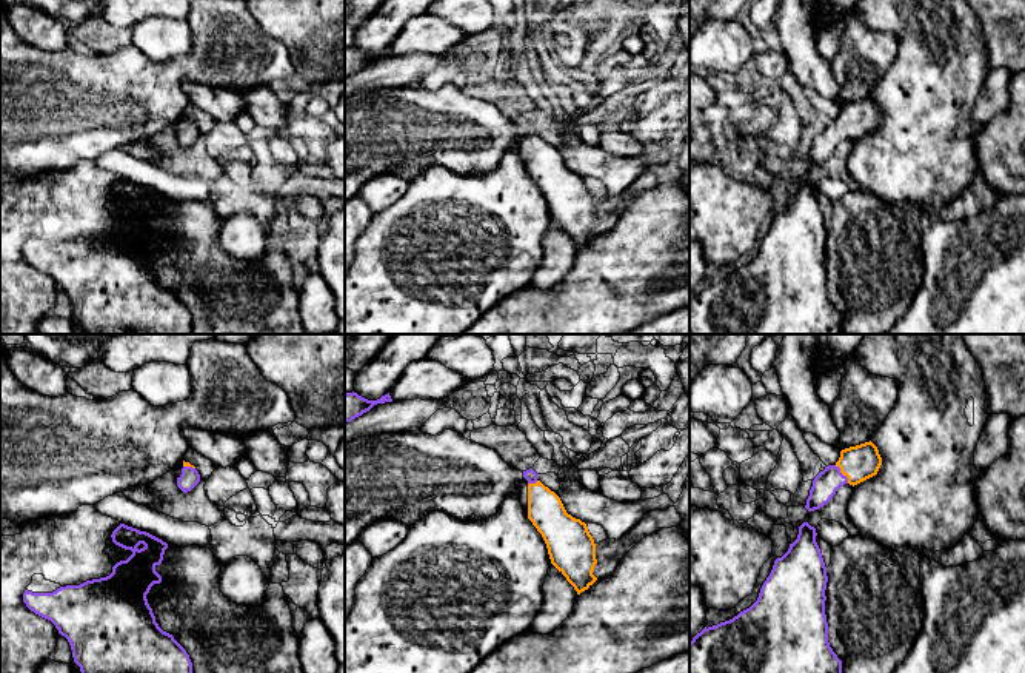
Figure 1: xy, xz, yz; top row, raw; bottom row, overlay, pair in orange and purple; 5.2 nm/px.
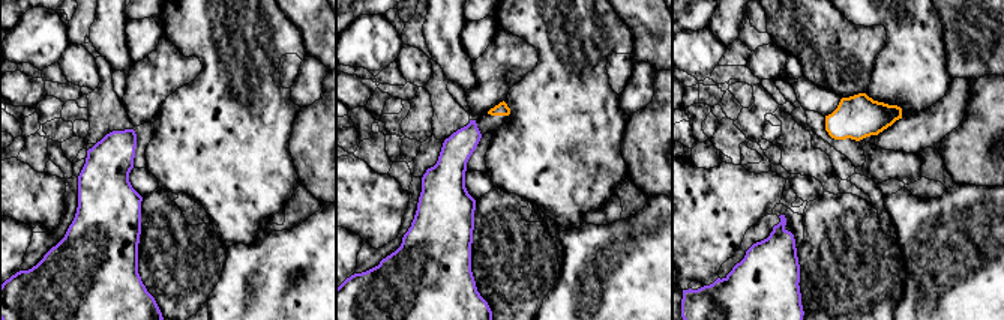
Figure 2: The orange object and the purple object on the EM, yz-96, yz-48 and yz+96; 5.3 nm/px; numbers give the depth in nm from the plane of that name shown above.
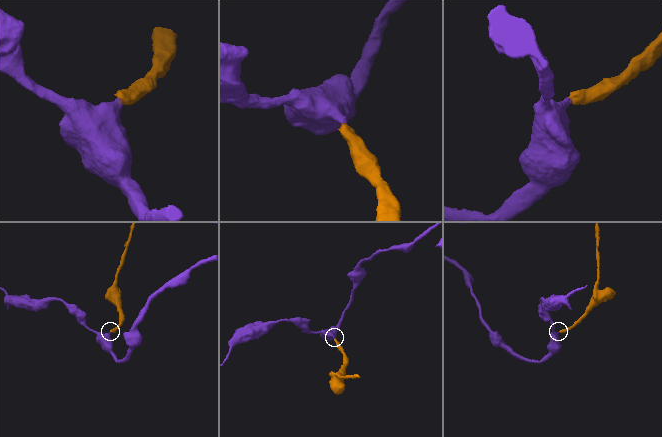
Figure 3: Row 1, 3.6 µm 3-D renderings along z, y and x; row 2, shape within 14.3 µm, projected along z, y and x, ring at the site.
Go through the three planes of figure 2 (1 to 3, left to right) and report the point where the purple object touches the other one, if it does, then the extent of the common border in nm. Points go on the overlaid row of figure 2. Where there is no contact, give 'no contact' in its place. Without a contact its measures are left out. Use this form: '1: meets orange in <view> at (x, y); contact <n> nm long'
1: no contact
2: no contact
3: no contact

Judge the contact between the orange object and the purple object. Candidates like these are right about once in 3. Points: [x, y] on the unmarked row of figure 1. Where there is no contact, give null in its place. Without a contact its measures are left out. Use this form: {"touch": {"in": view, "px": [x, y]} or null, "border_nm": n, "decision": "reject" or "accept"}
{"touch": {"in": "yz", "px": [842, 128]}, "border_nm": 120, "decision": "accept"}

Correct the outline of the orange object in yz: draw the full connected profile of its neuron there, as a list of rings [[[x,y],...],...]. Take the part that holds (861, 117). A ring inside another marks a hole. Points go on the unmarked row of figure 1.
[[[871,95],[842,105],[839,116],[825,122],[814,132],[805,163],[808,166],[819,165],[833,154],[842,140],[854,142],[876,131],[880,120],[882,112]]]

